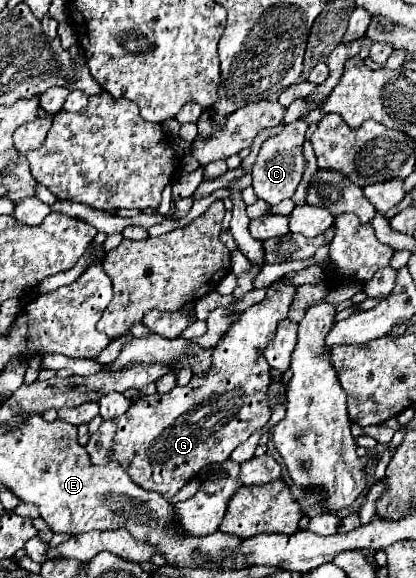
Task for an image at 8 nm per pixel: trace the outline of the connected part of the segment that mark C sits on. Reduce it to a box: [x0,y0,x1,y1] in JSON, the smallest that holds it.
[252,121,308,205]

